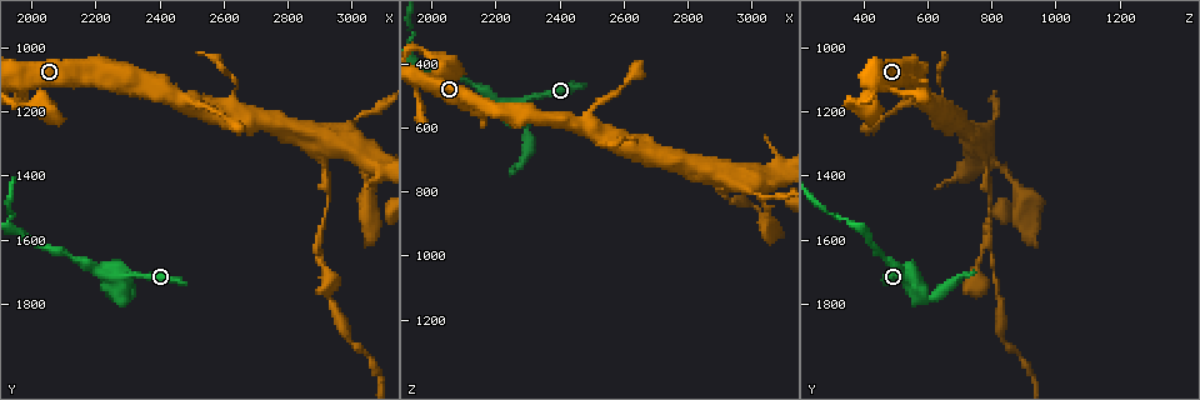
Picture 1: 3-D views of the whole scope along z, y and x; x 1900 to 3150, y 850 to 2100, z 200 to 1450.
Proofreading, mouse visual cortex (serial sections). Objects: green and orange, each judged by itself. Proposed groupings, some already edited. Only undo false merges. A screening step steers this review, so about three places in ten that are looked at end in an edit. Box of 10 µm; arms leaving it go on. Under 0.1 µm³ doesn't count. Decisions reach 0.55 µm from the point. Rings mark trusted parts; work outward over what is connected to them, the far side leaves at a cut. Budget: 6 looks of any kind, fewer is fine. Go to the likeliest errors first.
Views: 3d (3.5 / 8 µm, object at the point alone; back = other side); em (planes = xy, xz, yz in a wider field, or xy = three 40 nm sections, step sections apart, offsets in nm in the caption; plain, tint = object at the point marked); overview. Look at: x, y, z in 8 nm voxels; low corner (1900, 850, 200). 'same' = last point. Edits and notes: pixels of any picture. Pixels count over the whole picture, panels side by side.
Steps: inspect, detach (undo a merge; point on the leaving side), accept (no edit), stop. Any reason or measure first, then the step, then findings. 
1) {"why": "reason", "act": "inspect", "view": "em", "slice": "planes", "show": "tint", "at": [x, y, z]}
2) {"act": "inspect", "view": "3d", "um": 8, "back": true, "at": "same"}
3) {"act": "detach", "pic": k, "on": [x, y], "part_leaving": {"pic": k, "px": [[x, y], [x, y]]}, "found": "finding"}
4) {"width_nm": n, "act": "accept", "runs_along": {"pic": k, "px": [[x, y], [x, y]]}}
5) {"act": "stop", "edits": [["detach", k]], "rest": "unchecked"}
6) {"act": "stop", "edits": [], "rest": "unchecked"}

{"why": "sudden change in width", "act": "inspect", "view": "3d", "um": 3.5, "at": [2910, 1330, 770]}

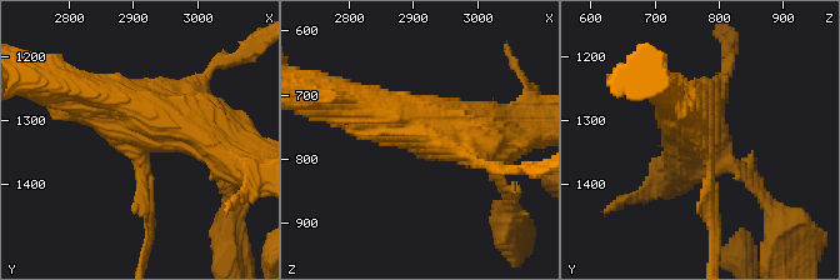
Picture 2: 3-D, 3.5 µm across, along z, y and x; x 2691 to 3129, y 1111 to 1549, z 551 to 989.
{"act": "inspect", "view": "em", "slice": "xy", "step": 2, "show": "tint", "at": [2910, 1335, 775]}

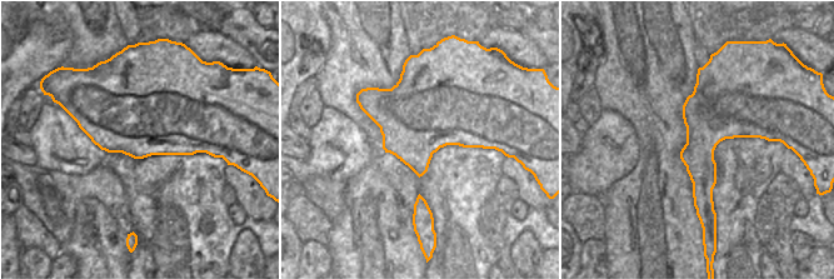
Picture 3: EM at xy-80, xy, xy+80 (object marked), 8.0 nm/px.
{"arm_widths_nm": [150, 250, 400, 600], "act": "accept", "found": "continuous, no second cell"}

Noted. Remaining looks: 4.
{"why": "three-way junction", "act": "inspect", "view": "3d", "um": 3.5, "back": true, "at": [2890, 1600, 800]}

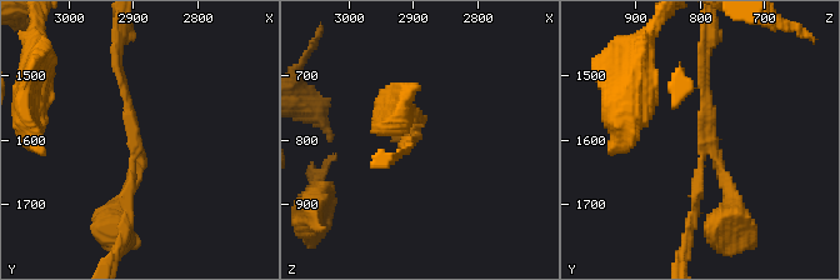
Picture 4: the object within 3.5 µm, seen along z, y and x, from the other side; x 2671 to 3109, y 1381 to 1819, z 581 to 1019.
{"arms": 3, "arm_widths_nm": [100, 150, 150], "act": "inspect", "view": "em", "slice": "xy", "step": 5, "show": "tint", "at": [2900, 1605, 790]}

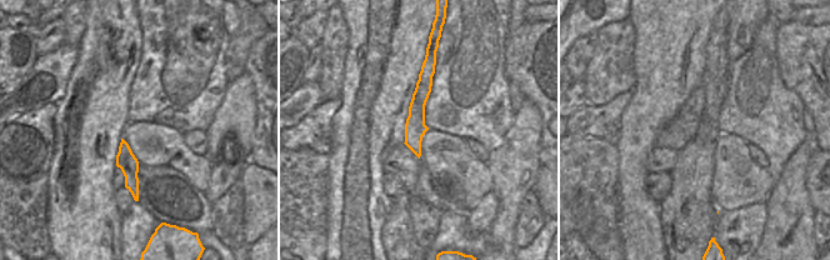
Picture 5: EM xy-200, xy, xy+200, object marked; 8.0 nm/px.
{"act": "detach", "pic": 4, "on": [695, 213], "part_leaving": {"pic": 4, "px": [[698, 173], [689, 245], [679, 260]]}, "found": "two cells meet here"}

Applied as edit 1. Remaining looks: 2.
{"act": "stop", "edits": [["detach", 4]], "rest": "unchecked"}

